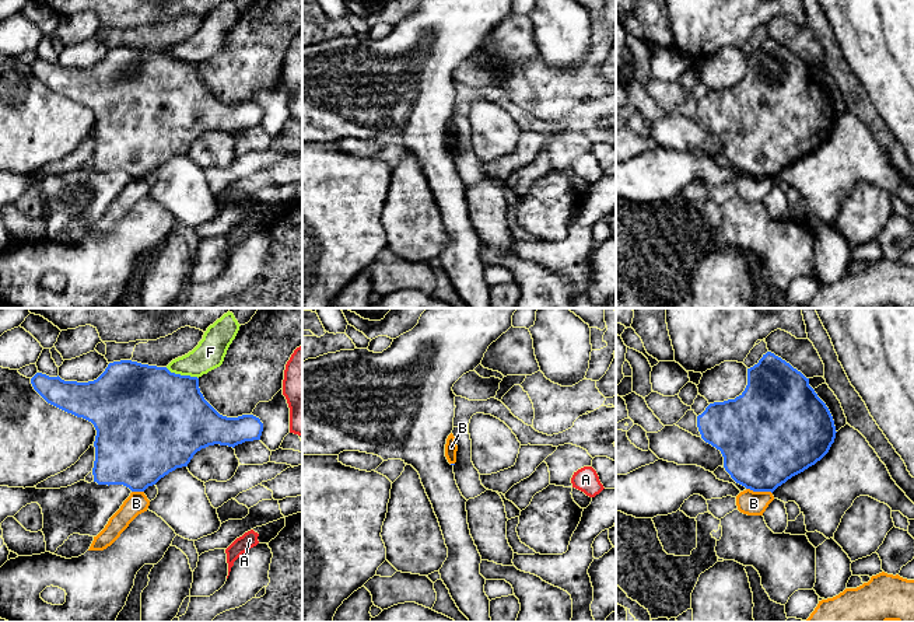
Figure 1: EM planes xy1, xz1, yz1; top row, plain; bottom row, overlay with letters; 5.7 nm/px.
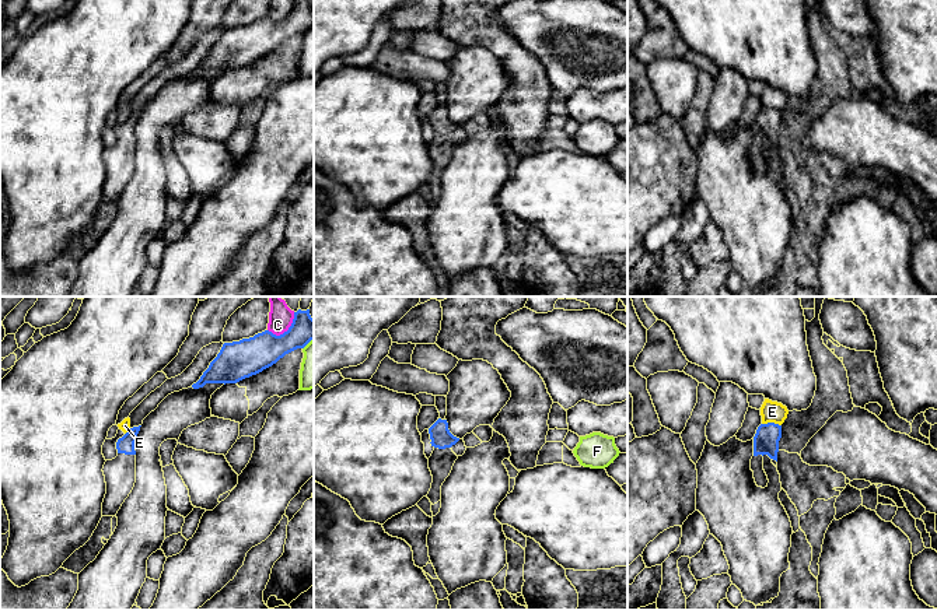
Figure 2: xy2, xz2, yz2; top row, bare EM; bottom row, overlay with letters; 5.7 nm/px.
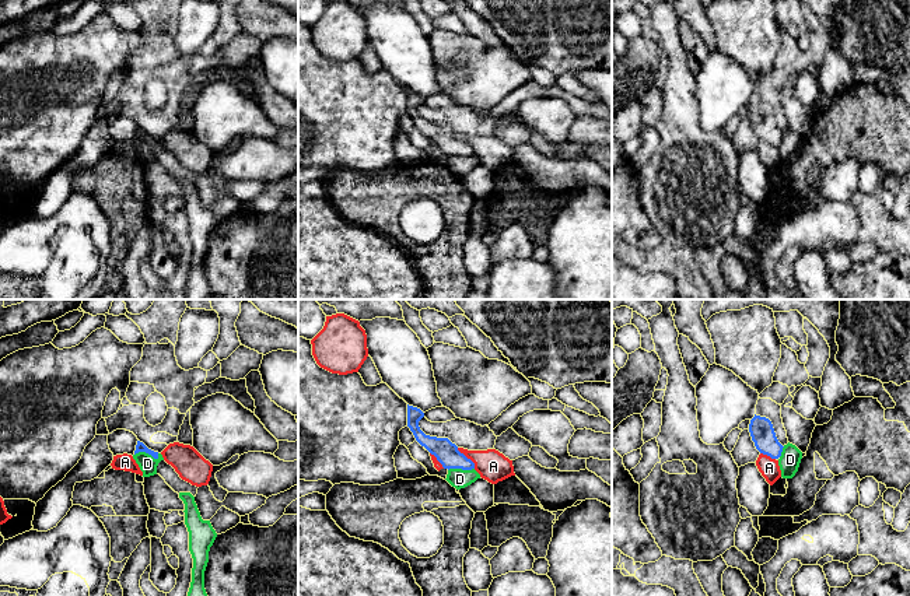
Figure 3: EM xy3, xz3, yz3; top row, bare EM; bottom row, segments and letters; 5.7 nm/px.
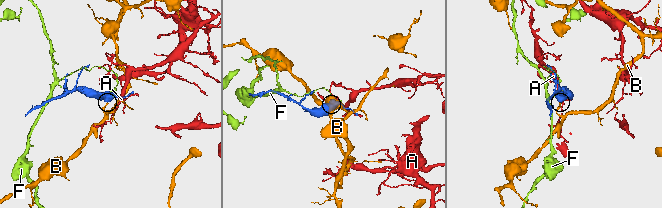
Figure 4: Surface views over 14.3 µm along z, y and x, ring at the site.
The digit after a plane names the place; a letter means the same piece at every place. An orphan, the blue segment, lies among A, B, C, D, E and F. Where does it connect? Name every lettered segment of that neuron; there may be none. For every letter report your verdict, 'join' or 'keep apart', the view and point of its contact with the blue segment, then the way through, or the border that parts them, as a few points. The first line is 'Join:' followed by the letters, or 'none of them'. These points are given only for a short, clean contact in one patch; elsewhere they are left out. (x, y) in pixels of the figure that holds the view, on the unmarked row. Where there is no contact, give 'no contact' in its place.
Join: none of them
A: keep apart; contact xz3 (466, 144)
B: keep apart; contact yz1 (759, 177); border yz1 (746, 174), (771, 180)
C: keep apart; contact xy2 (285, 18)
D: keep apart; contact xy3 (147, 139); border xy3 (135, 140), (144, 139), (158, 144)
E: keep apart; contact yz2 (772, 109)
F: keep apart; contact xy1 (182, 62)

